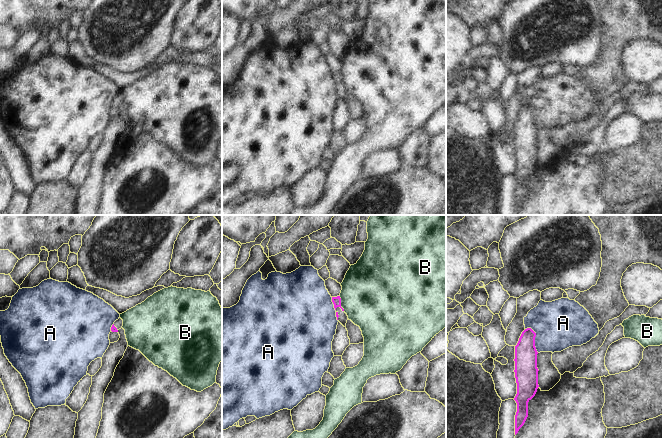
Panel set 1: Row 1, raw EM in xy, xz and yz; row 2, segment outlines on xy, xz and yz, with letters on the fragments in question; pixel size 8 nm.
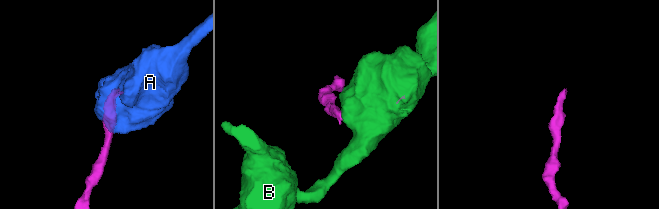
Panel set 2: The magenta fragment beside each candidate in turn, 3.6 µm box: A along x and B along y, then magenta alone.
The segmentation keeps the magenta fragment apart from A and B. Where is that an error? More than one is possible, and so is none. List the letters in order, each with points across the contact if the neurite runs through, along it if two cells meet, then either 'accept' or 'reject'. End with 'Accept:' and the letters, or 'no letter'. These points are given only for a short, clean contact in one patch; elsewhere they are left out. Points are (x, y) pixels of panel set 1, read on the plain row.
A: border along yz (527, 103), (535, 109), (535, 125), (538, 128); reject
B: border along xz (339, 72), (341, 83), (344, 86); reject
Accept: no letter

